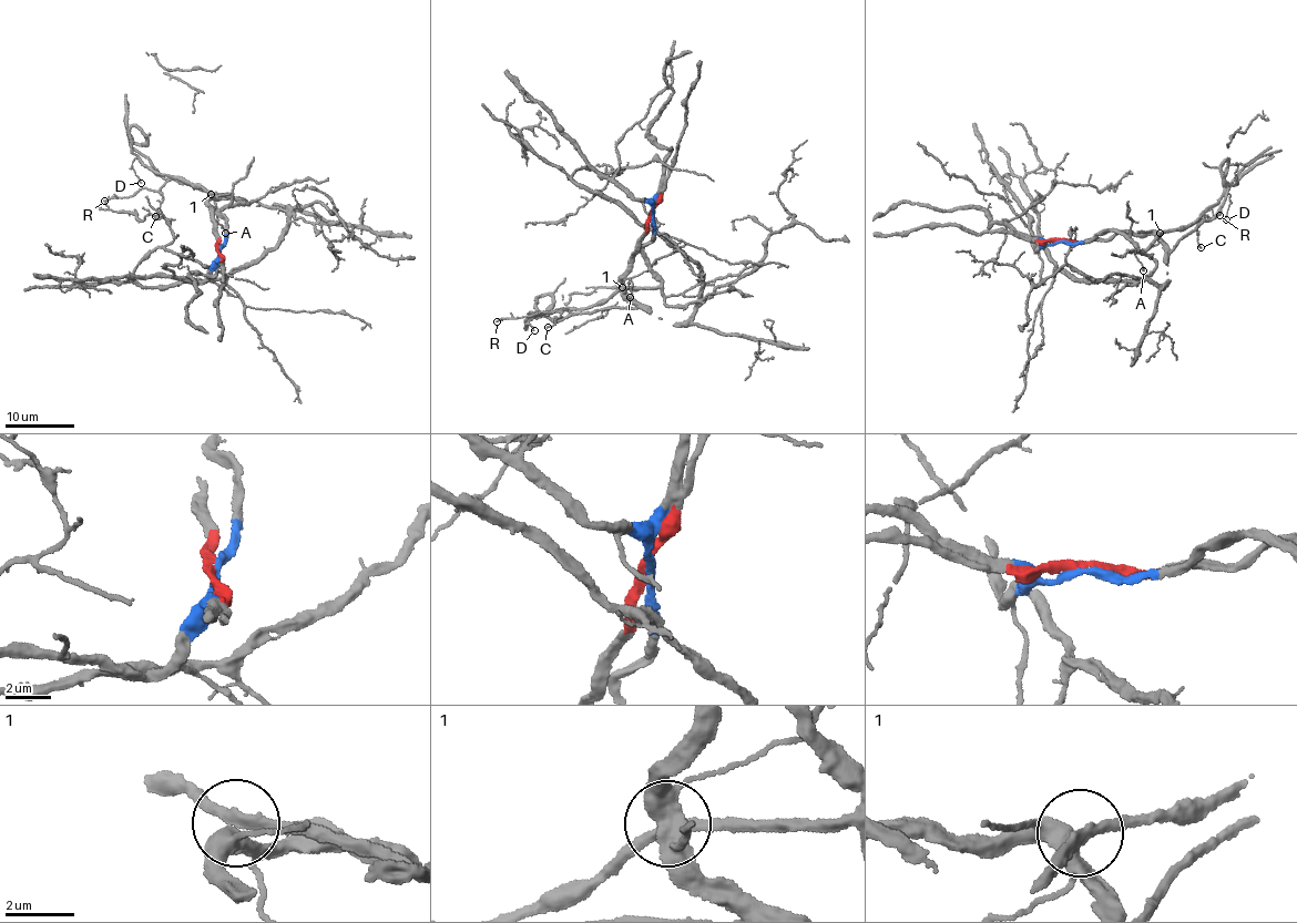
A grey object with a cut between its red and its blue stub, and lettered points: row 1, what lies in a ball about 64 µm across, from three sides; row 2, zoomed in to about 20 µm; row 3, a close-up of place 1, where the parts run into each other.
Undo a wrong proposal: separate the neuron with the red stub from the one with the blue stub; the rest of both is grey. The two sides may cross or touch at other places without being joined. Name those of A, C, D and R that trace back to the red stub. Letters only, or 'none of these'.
A, C, R

